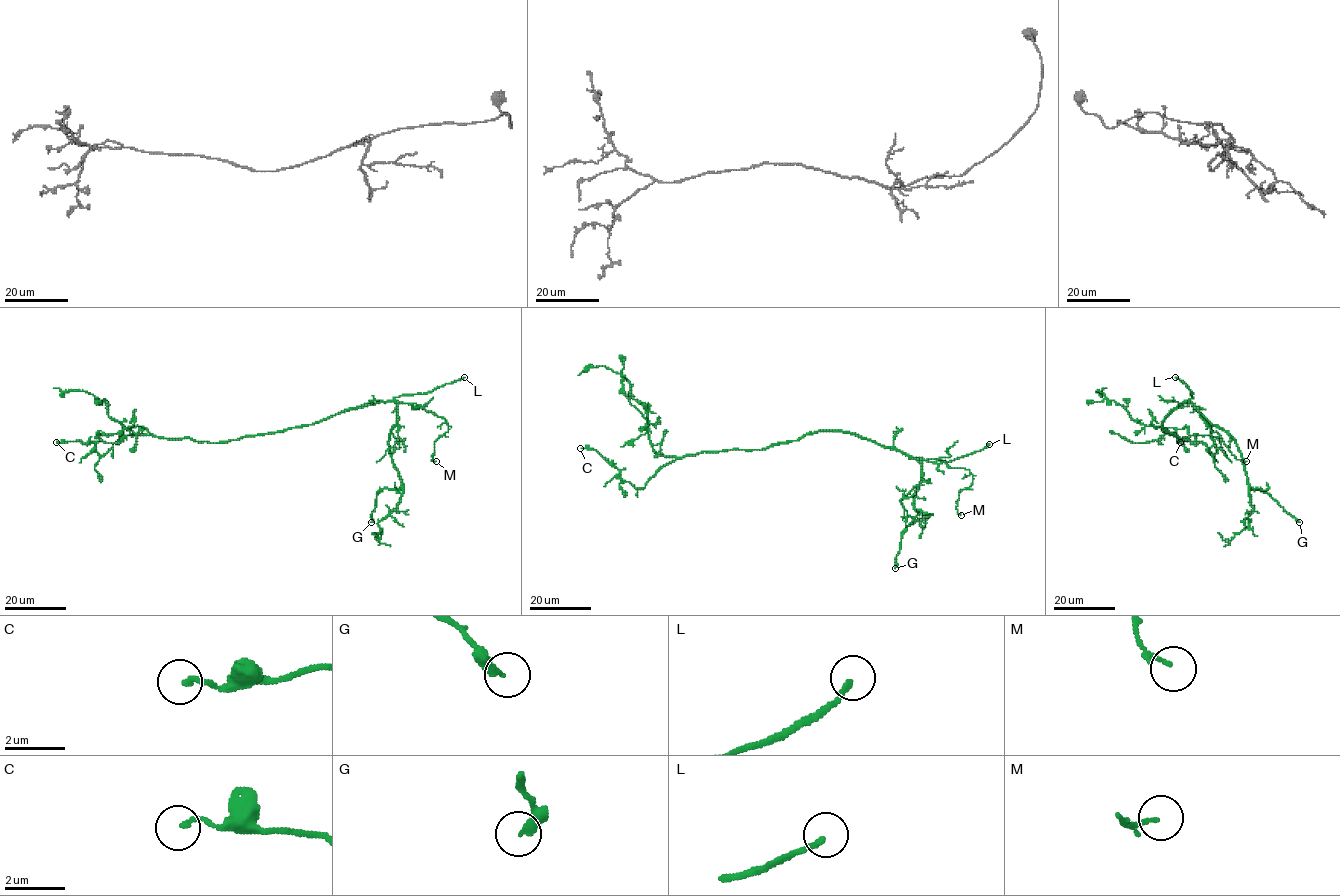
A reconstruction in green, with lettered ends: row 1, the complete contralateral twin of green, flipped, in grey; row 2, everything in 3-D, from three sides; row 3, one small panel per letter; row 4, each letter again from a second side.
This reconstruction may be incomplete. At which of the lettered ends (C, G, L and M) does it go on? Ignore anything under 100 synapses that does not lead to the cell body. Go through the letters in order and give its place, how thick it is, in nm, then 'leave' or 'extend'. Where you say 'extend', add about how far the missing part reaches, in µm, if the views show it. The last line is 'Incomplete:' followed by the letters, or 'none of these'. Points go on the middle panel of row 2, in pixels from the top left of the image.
C: place (580, 448); calibre 140 nm; leave
G: place (895, 568); calibre 280 nm; leave
L: place (989, 444); calibre 170 nm; extend; missing 90 µm
M: place (961, 515); calibre 120 nm; leave
Incomplete: L

